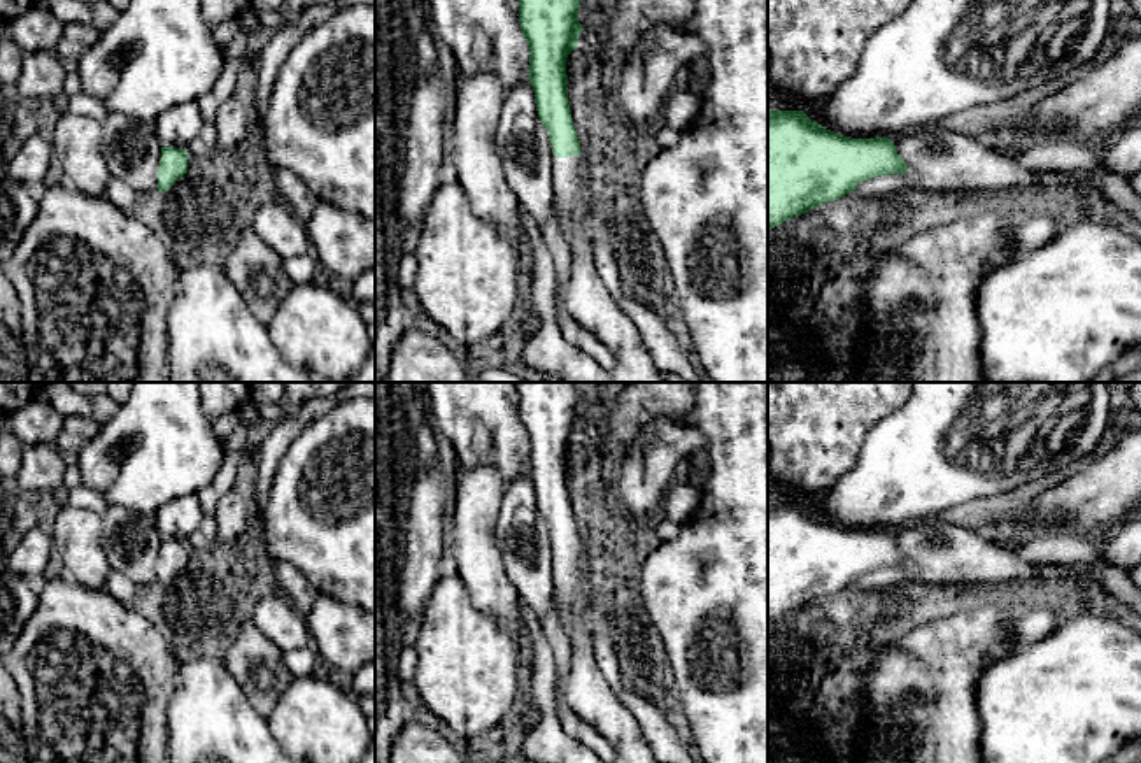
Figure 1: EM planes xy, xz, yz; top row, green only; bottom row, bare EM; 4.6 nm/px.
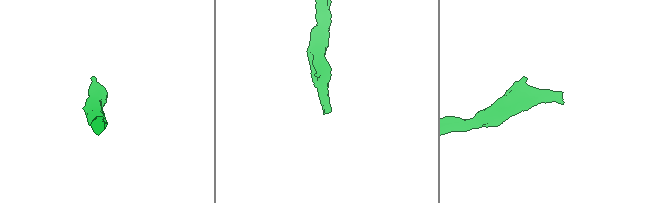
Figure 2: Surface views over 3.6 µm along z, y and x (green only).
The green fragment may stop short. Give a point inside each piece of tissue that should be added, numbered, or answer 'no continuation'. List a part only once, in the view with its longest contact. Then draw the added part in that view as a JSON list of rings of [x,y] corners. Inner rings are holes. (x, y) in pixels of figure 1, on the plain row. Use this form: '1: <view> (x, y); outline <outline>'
1: xz (588, 693); outline [[[582,549],[552,553],[554,596],[571,647],[566,703],[610,742],[612,763],[657,763],[634,716],[620,703],[596,665],[584,623],[589,577],[582,563]]]

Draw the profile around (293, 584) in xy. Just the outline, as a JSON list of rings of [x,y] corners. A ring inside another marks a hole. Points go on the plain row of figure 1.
[[[273,561],[272,565],[280,593],[298,612],[307,616],[321,593],[294,565],[286,561]]]

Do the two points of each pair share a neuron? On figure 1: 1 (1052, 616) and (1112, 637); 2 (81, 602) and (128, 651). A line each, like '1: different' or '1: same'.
1: different
2: same

